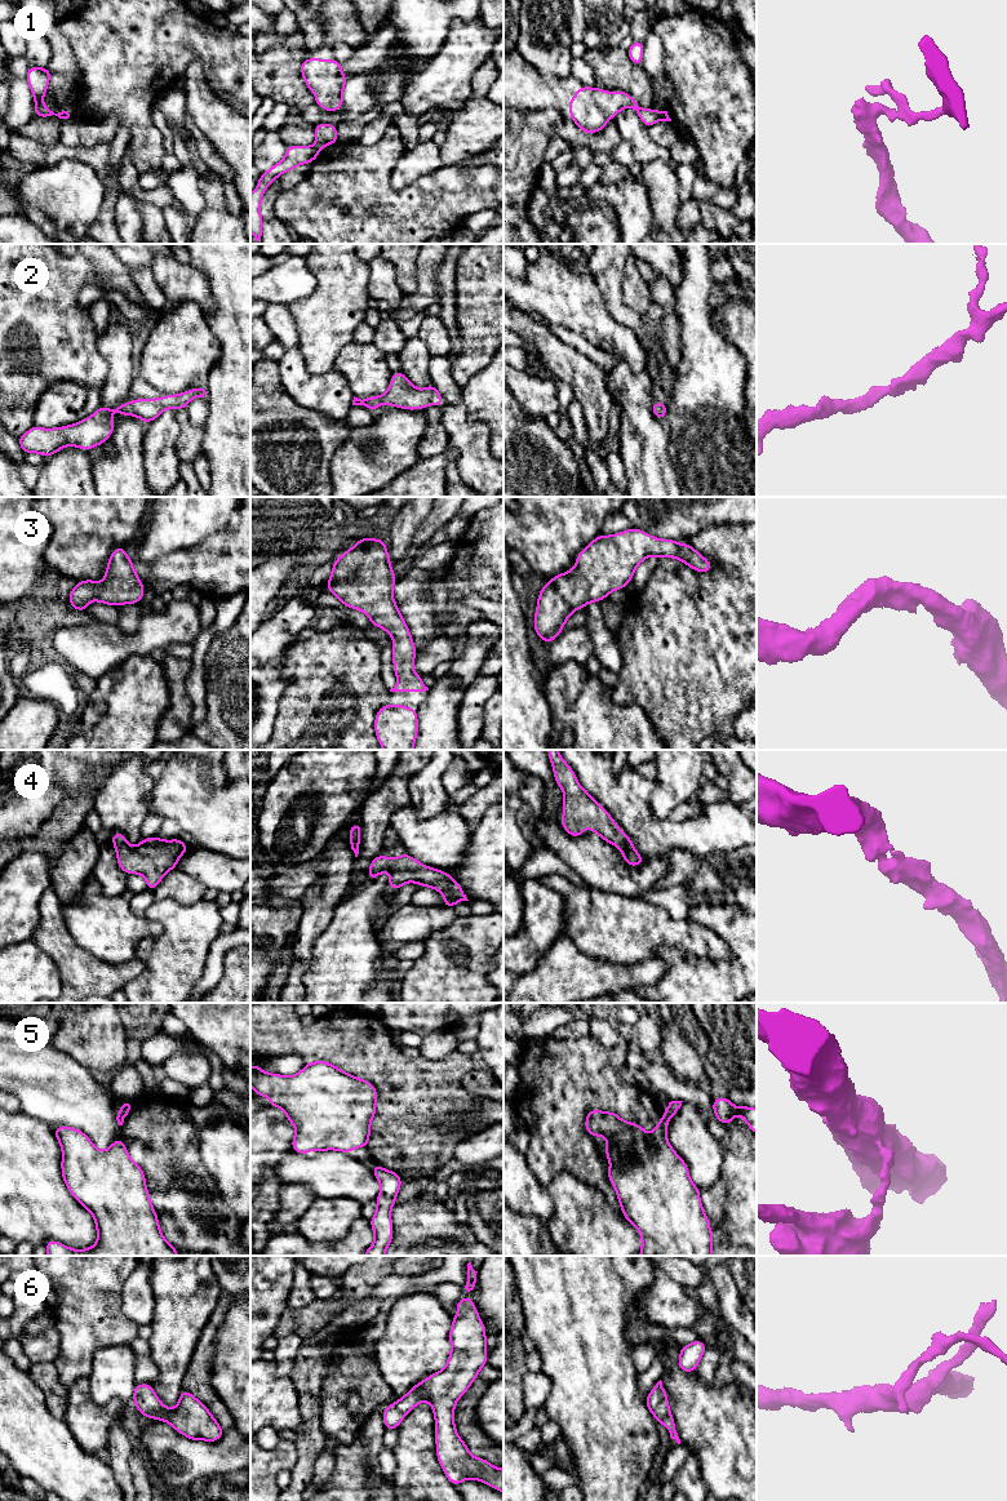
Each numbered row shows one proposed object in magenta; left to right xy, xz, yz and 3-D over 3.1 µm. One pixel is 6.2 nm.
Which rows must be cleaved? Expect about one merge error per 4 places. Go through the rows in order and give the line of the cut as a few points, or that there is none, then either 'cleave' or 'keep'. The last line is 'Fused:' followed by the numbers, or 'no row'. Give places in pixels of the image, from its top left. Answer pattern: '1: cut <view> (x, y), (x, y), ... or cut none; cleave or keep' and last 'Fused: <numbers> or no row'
1: cut xz (316, 145), (320, 149); cleave
2: cut none; keep
3: cut none; keep
4: cut none; keep
5: cut yz (666, 1111), (670, 1117); cleave
6: cut none; keep
Fused: 1, 5

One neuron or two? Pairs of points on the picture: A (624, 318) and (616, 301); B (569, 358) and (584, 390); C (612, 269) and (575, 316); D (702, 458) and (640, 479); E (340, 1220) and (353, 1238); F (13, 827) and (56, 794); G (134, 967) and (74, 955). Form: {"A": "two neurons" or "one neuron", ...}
{"A": "one neuron", "B": "one neuron", "C": "two neurons", "D": "two neurons", "E": "two neurons", "F": "one neuron", "G": "one neuron"}

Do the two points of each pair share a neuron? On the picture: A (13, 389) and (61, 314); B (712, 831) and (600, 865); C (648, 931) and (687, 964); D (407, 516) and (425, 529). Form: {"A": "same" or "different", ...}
{"A": "same", "B": "different", "C": "different", "D": "different"}

